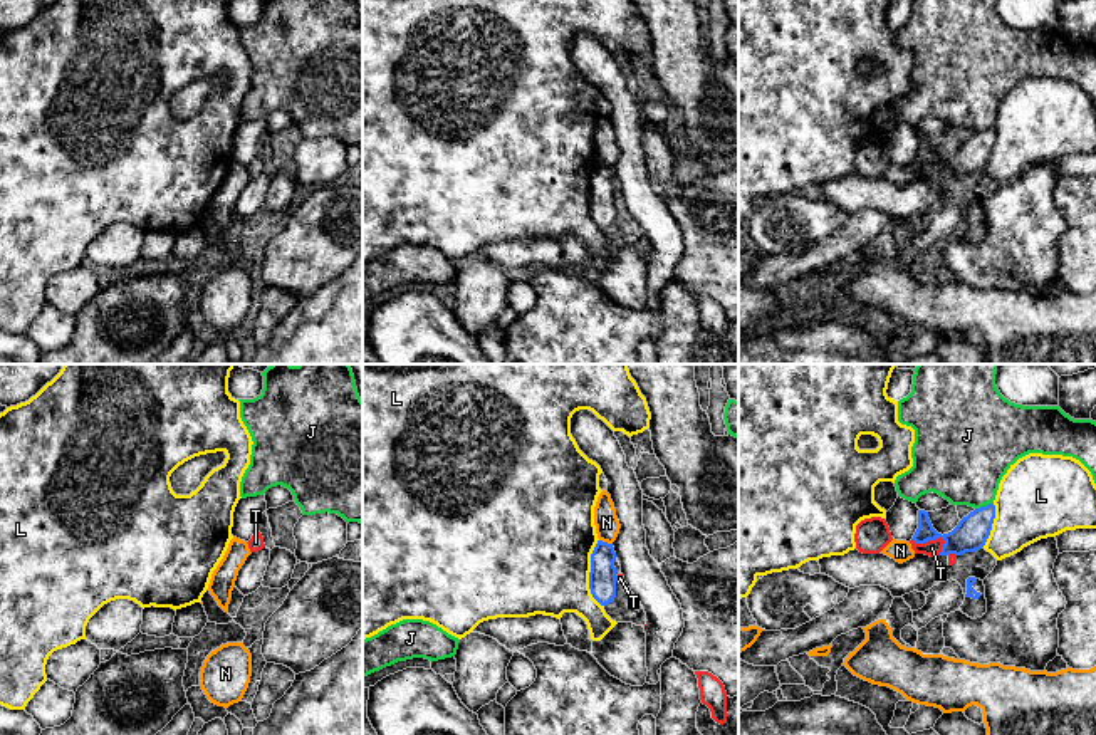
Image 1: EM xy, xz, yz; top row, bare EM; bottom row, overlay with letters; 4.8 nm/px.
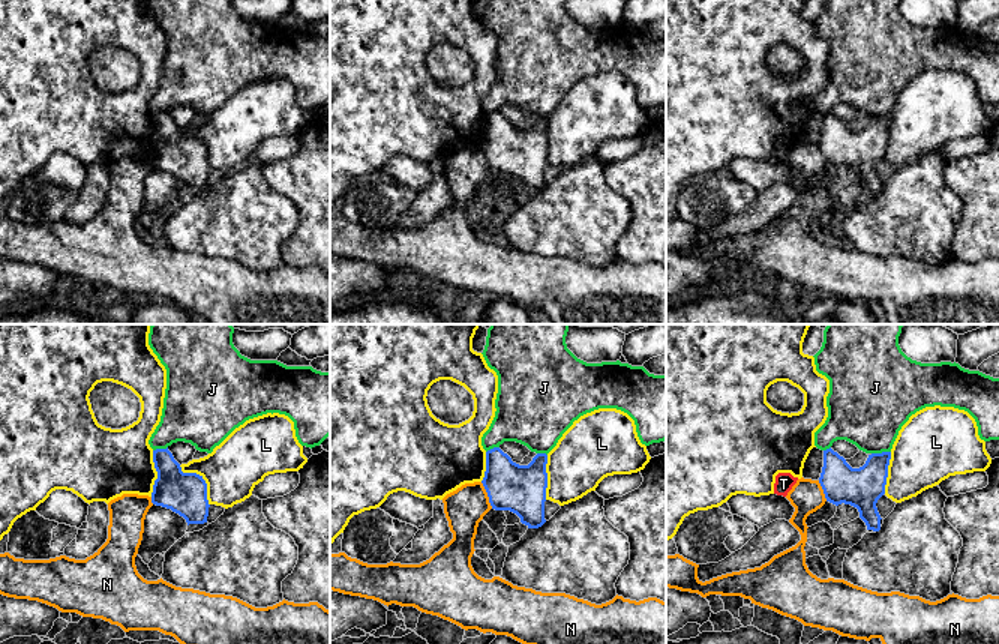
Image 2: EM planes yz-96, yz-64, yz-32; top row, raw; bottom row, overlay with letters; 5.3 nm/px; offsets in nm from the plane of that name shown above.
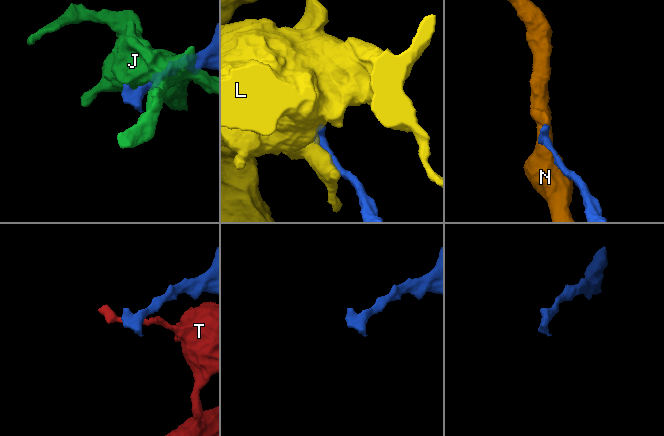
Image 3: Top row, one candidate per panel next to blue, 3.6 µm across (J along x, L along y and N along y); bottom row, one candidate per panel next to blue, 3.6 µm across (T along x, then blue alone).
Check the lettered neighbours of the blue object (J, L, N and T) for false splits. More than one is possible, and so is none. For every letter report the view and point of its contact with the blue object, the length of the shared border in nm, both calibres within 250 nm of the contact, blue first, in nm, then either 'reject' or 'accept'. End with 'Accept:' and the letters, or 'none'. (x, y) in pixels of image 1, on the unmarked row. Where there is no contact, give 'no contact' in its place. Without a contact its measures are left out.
J: meets blue in yz at (986, 130); contact 90 nm long; 160 nm thick on the blue side, 400 nm on the other; reject
L: meets blue in xz at (589, 197); contact 320 nm long; 130 nm thick on the blue side, 500 nm on the other; reject
N: meets blue in xz at (606, 166); contact 70 nm long; 130 nm thick on the blue side, 120 nm on the other; reject
T: meets blue in yz at (928, 163); contact 170 nm long; 160 nm thick on the blue side, 80 nm on the other; reject
Accept: none

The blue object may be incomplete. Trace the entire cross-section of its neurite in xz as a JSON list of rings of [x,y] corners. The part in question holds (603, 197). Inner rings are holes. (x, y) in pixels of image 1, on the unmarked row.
[[[598,164],[591,178],[589,213],[592,222],[606,230],[616,222],[616,176],[613,168]]]

